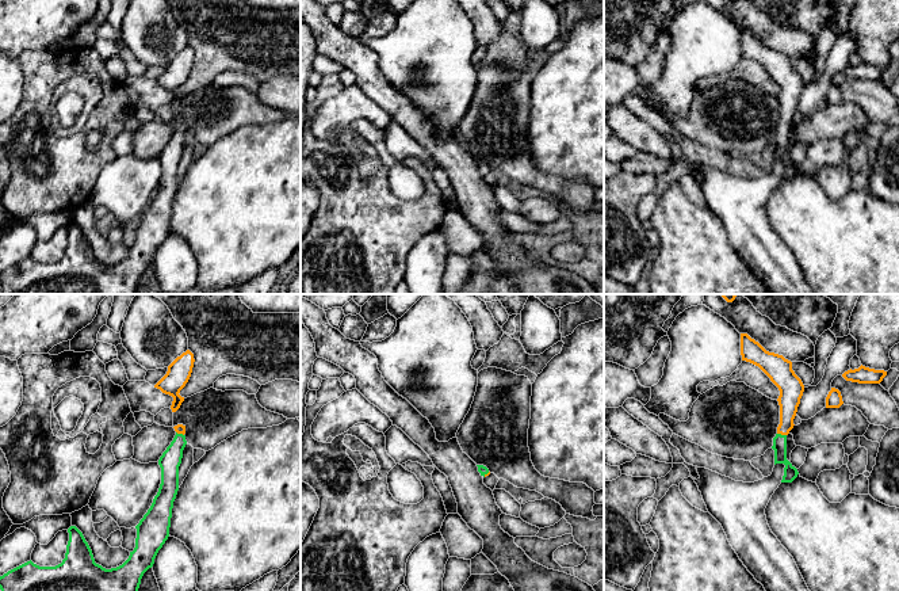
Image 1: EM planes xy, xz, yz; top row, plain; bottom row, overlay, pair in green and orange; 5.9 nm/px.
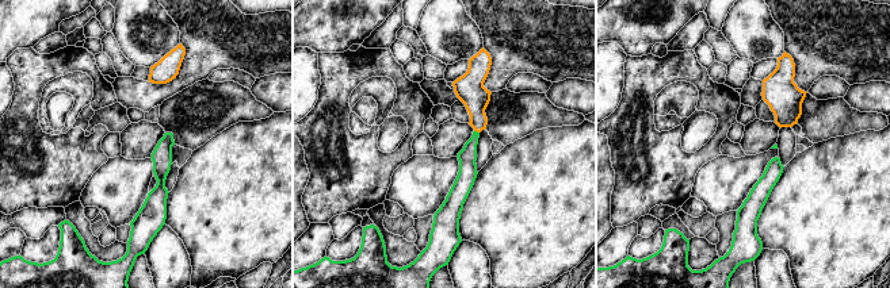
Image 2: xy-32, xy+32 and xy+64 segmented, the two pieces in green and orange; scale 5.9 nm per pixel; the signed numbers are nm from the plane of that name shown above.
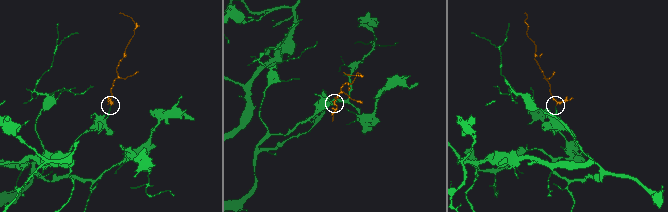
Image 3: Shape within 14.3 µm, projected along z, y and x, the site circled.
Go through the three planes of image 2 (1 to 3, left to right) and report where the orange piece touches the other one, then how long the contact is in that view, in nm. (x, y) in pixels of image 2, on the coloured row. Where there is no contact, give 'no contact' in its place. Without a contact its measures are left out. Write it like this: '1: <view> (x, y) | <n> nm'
1: no contact
2: xy+32 (476, 131) | 40 nm
3: no contact

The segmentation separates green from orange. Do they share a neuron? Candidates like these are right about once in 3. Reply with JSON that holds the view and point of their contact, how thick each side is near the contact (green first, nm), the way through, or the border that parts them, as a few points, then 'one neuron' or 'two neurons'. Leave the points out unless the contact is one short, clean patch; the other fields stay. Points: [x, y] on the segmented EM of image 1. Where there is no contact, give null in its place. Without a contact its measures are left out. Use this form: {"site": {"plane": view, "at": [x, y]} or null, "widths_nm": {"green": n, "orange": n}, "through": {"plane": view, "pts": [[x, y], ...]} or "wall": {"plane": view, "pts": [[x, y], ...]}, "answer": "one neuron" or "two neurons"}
{"site": {"plane": "yz", "at": [780, 434]}, "widths_nm": {"green": 80, "orange": 130}, "through": {"plane": "yz", "pts": [[779, 441], [780, 434], [785, 426], [791, 393]]}, "answer": "one neuron"}

